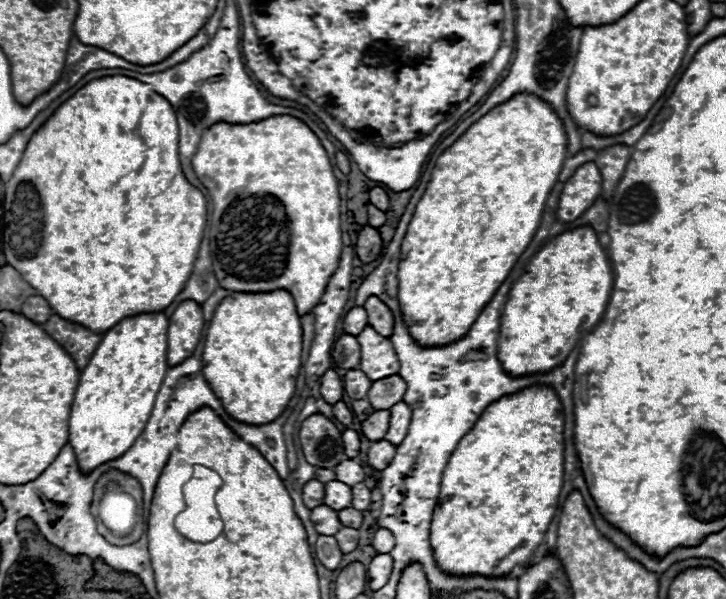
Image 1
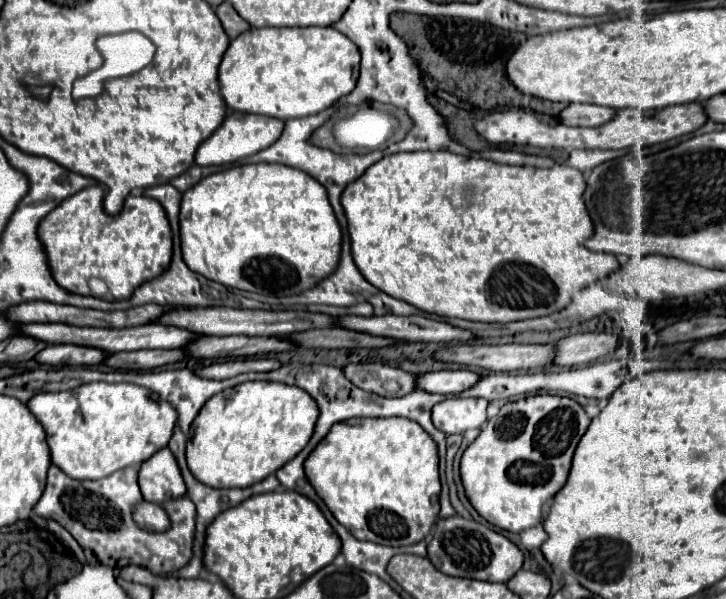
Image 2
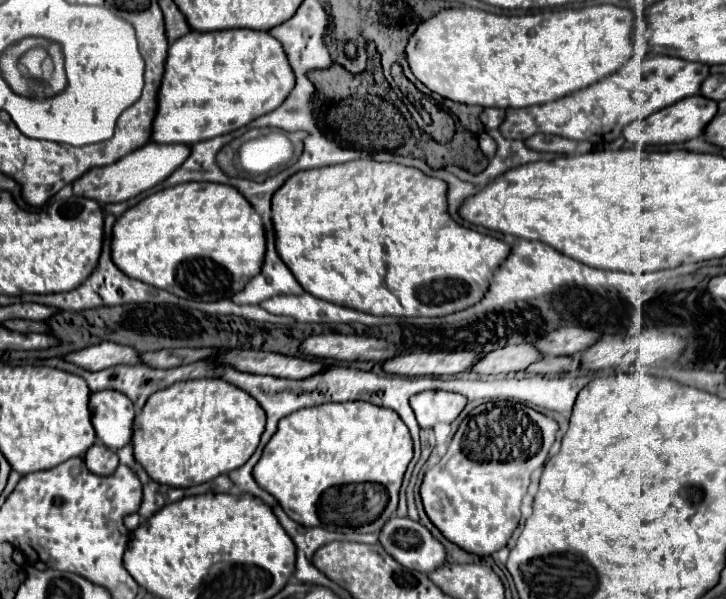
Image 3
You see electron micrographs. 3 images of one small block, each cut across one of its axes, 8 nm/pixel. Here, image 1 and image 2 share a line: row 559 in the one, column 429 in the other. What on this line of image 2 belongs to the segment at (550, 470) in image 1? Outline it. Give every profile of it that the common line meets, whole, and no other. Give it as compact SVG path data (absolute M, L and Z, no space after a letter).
M350 418L344 422L338 422L328 436L318 444L318 448L308 456L308 460L304 462L306 468L306 476L310 480L310 484L316 488L318 496L326 502L326 506L332 510L332 514L336 516L336 520L340 520L340 524L344 524L352 536L356 536L358 540L372 540L374 544L388 544L388 546L410 546L416 544L420 540L426 538L426 534L430 532L430 528L434 526L434 522L438 520L438 512L440 512L440 474L438 474L438 448L434 444L434 440L424 432L424 428L420 428L420 424L416 424L414 420L404 420L404 418Z

